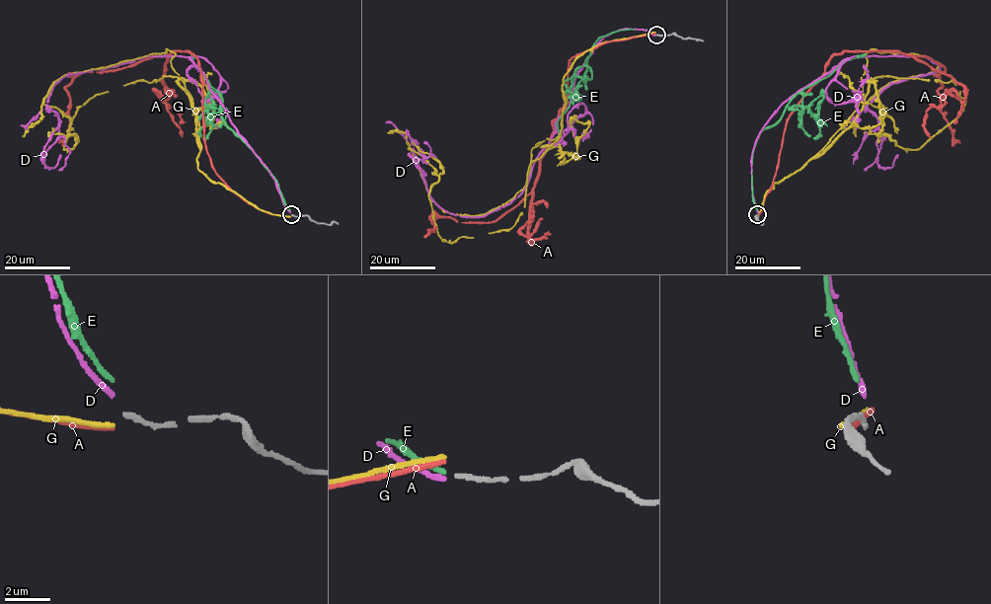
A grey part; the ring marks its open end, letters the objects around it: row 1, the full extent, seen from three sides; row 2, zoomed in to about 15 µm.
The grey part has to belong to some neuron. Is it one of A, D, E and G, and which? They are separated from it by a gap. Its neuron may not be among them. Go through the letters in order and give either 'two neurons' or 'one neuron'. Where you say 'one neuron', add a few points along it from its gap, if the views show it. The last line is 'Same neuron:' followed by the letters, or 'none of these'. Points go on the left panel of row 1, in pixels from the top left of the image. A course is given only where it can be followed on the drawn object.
A: two neurons
D: two neurons
E: two neurons
G: two neurons
Same neuron: none of these

